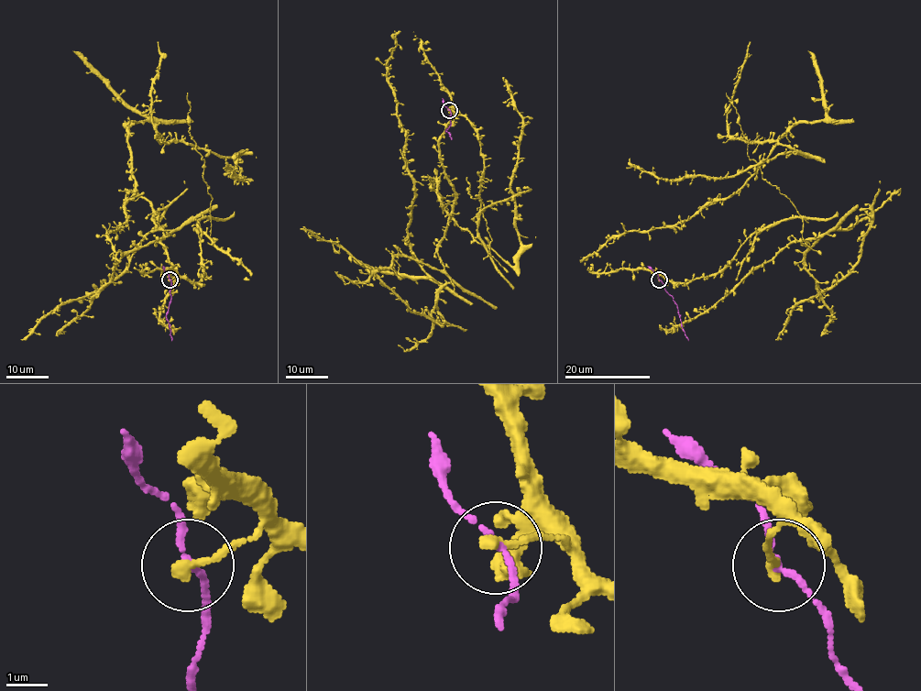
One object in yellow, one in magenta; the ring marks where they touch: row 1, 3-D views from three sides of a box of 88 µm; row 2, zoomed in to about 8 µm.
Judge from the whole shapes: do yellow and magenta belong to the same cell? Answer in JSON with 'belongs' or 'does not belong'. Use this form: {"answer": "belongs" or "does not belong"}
{"answer": "belongs"}

